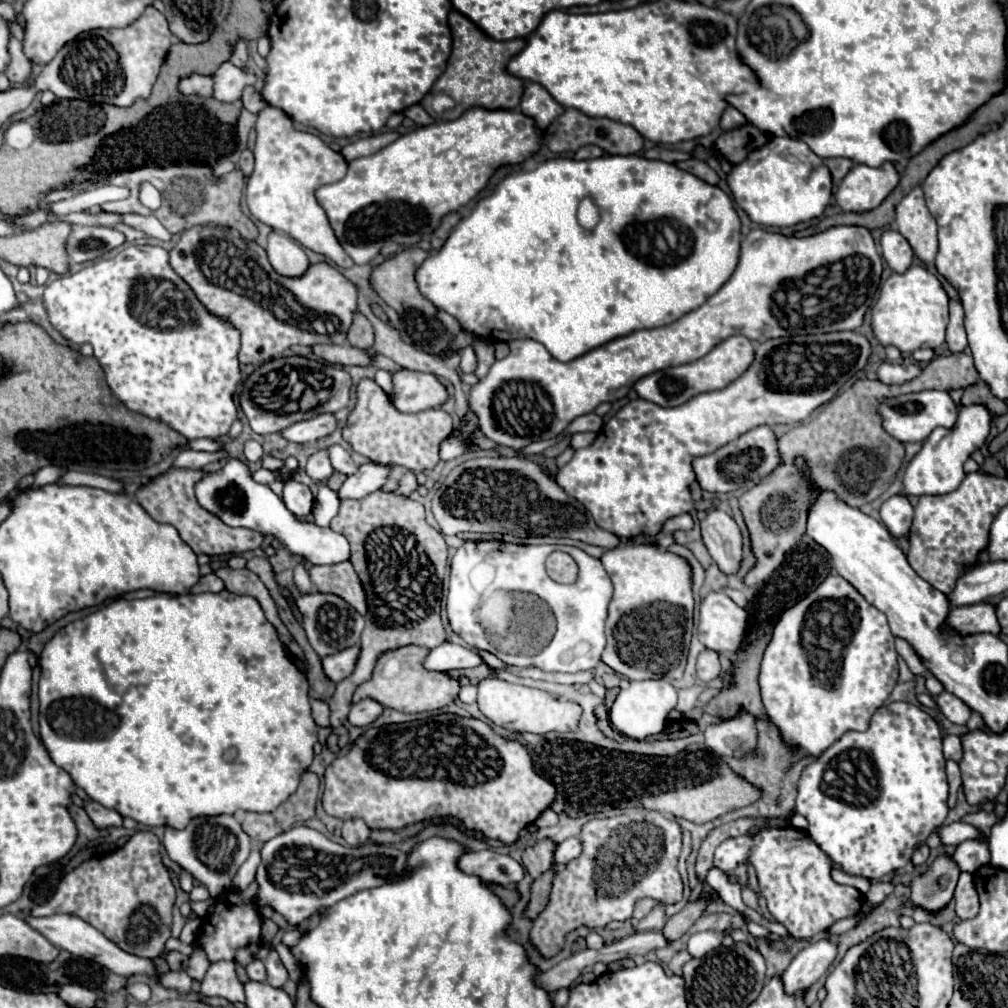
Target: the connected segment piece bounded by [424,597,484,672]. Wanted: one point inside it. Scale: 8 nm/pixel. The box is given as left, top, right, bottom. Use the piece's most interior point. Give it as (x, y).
(448, 657)

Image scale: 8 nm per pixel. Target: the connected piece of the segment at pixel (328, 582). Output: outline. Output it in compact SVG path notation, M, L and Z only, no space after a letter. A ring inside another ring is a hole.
M340 562L332 566L312 566L310 580L314 580L318 592L332 592L344 596L344 600L348 600L348 604L352 604L360 614L368 612L366 592L350 562Z

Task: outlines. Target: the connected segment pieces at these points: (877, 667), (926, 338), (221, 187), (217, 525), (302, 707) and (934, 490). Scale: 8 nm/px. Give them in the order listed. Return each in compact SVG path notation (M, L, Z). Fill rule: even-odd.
M830 574L814 592L810 592L804 600L800 600L798 604L794 604L792 608L788 608L782 618L778 620L778 624L774 626L774 634L772 634L772 640L764 652L764 660L762 660L762 668L760 668L760 694L762 694L762 702L764 702L764 710L768 714L768 720L780 730L780 736L782 736L782 742L786 744L786 748L796 754L796 752L804 752L806 756L812 756L812 758L818 758L822 756L842 734L850 732L850 730L866 730L868 724L870 724L870 718L872 714L884 704L884 700L890 696L892 688L896 686L898 682L898 676L900 676L900 670L898 670L898 652L896 652L896 646L894 646L894 636L890 632L890 626L888 626L888 620L886 616L876 610L872 604L868 604L864 600L864 596L850 584L846 582L842 576L838 574Z
M912 266L904 274L892 274L872 308L874 334L884 346L894 344L904 354L912 354L918 348L938 348L946 340L948 304L948 292L926 266Z
M176 164L176 166L144 166L144 168L136 168L130 172L114 172L110 176L106 176L106 184L110 186L122 186L122 188L130 188L130 196L124 200L116 200L116 202L104 202L100 208L104 212L118 212L118 214L128 214L128 212L136 212L136 214L144 214L144 216L156 216L162 226L172 232L172 234L180 234L184 230L190 230L198 224L218 224L218 226L226 226L226 228L234 228L240 232L240 236L248 242L254 242L258 238L258 228L256 224L240 210L240 198L242 198L242 188L246 184L244 174L240 168L232 170L230 174L216 178L210 166L196 166L196 164ZM140 182L152 182L160 192L162 192L162 206L158 210L148 210L144 206L140 206L138 196L136 196L136 186Z
M170 466L166 472L154 476L148 484L138 488L136 502L158 522L172 524L182 540L196 552L196 554L242 554L248 550L256 550L264 542L264 534L250 530L250 528L232 528L226 526L216 514L202 508L196 500L194 488L206 476L204 470L194 468L176 468Z
M222 590L218 594L116 600L56 632L42 650L40 666L40 738L46 744L52 762L64 768L72 776L74 784L86 790L92 800L104 804L106 808L114 808L122 816L134 818L140 824L186 828L190 820L200 816L234 814L236 810L274 812L288 800L290 794L296 792L302 774L314 760L314 744L318 736L316 722L312 720L310 712L308 678L286 656L276 628L266 620L262 608L256 604L256 600L252 600L252 596L238 596Z
M964 406L958 412L958 420L954 428L936 428L926 442L922 444L922 450L914 456L914 460L908 464L904 474L904 494L946 494L952 492L962 480L964 480L964 462L970 458L974 450L978 450L990 432L990 412L984 406Z

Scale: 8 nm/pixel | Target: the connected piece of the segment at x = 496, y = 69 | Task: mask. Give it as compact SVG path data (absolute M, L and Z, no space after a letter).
M456 10L450 12L448 24L454 40L452 54L450 54L446 72L434 84L432 94L438 94L438 92L448 94L456 102L456 112L464 112L472 106L480 106L488 110L496 110L496 108L516 110L524 92L524 80L508 74L508 62L524 50L526 38L498 42L488 34L484 34L470 18L466 18Z

